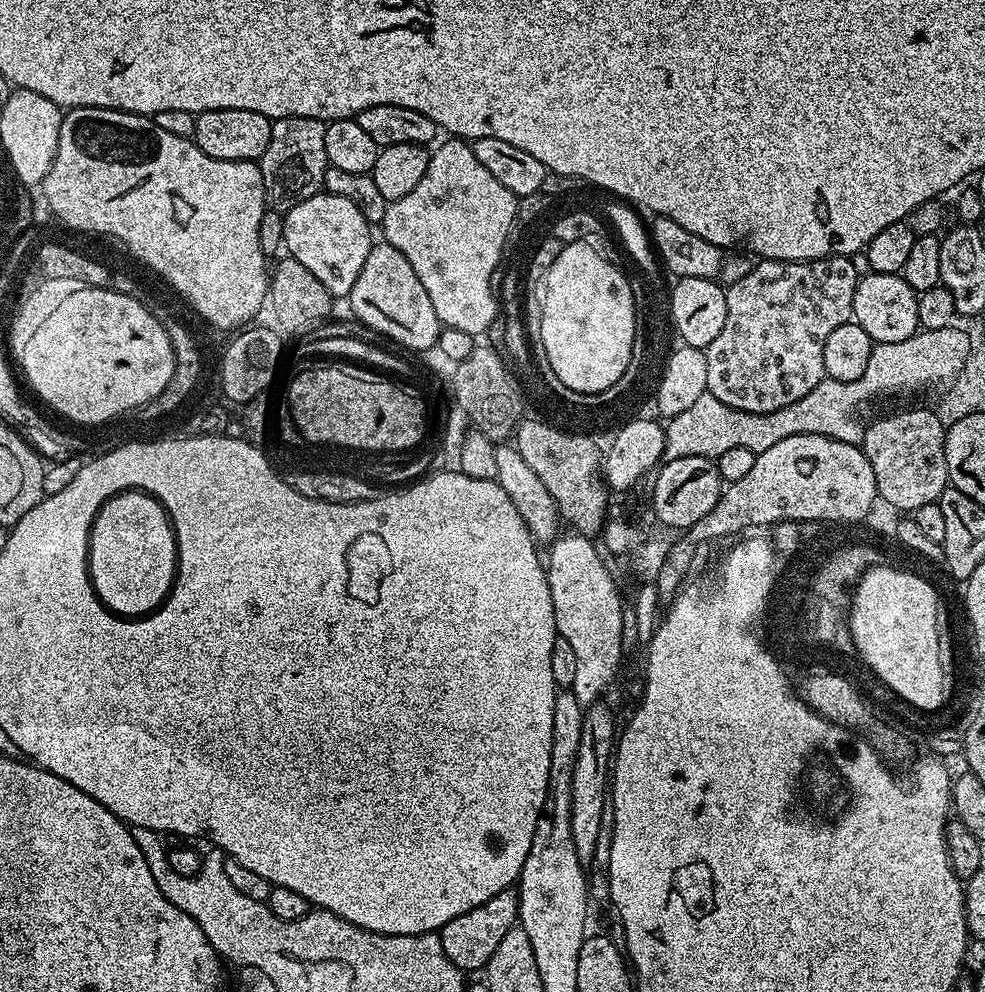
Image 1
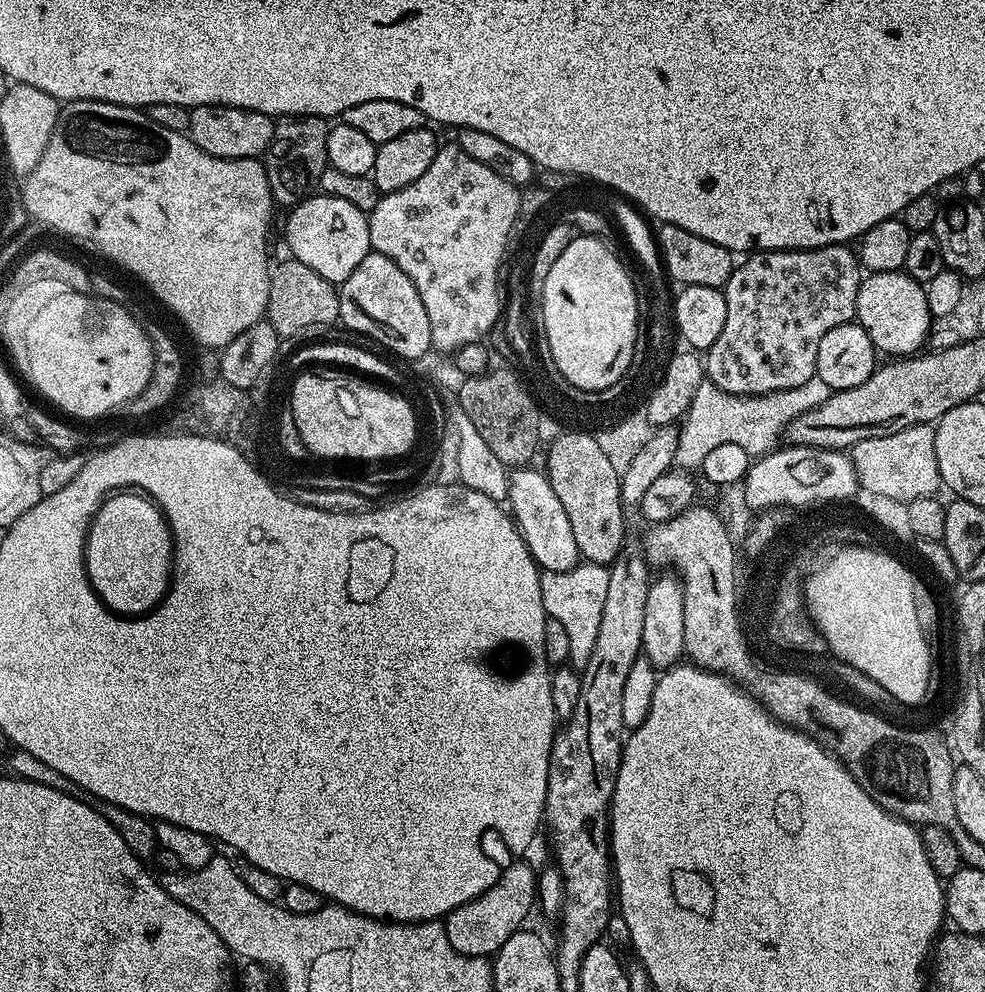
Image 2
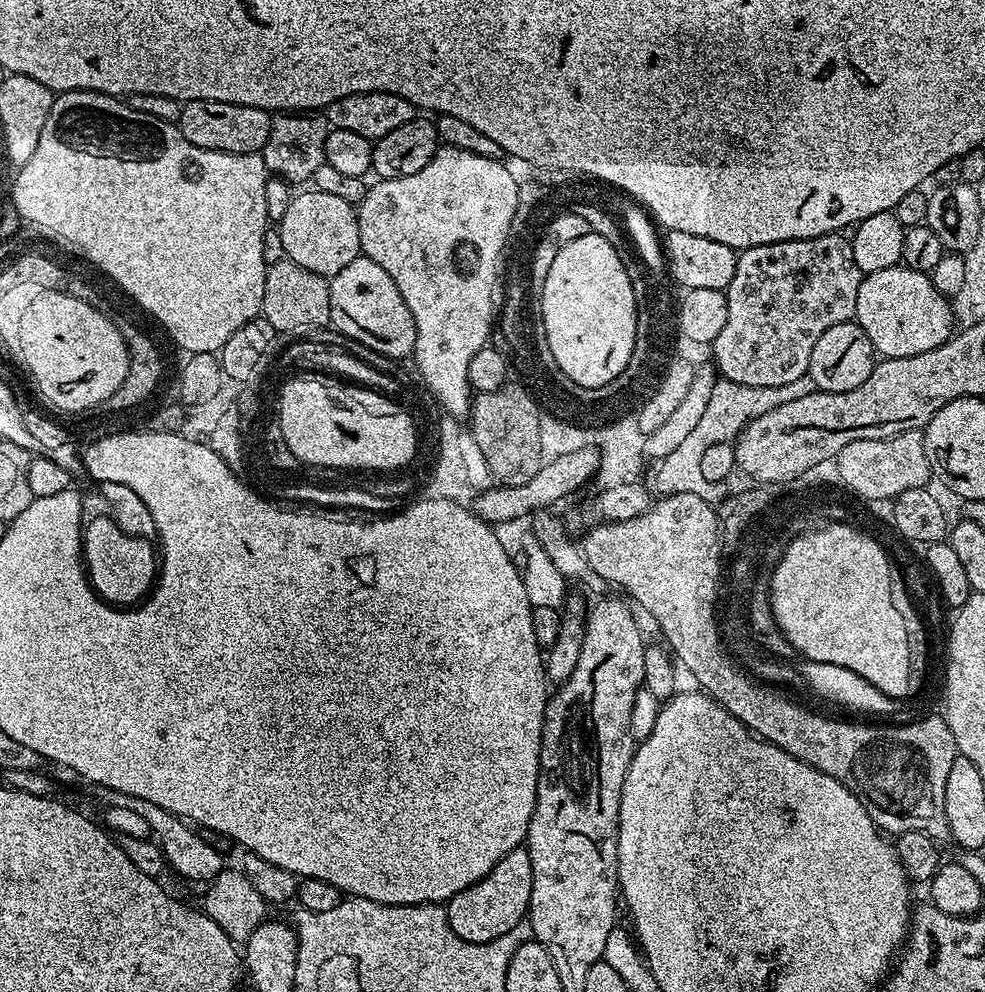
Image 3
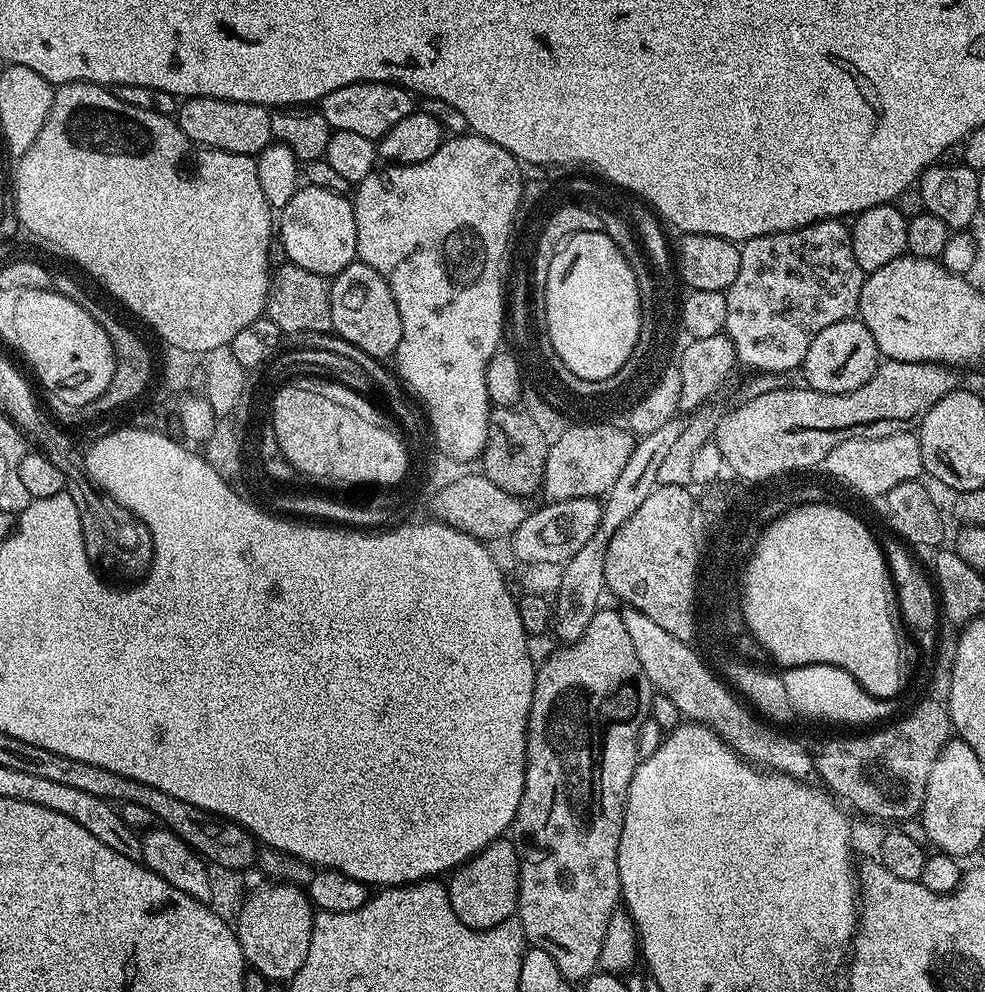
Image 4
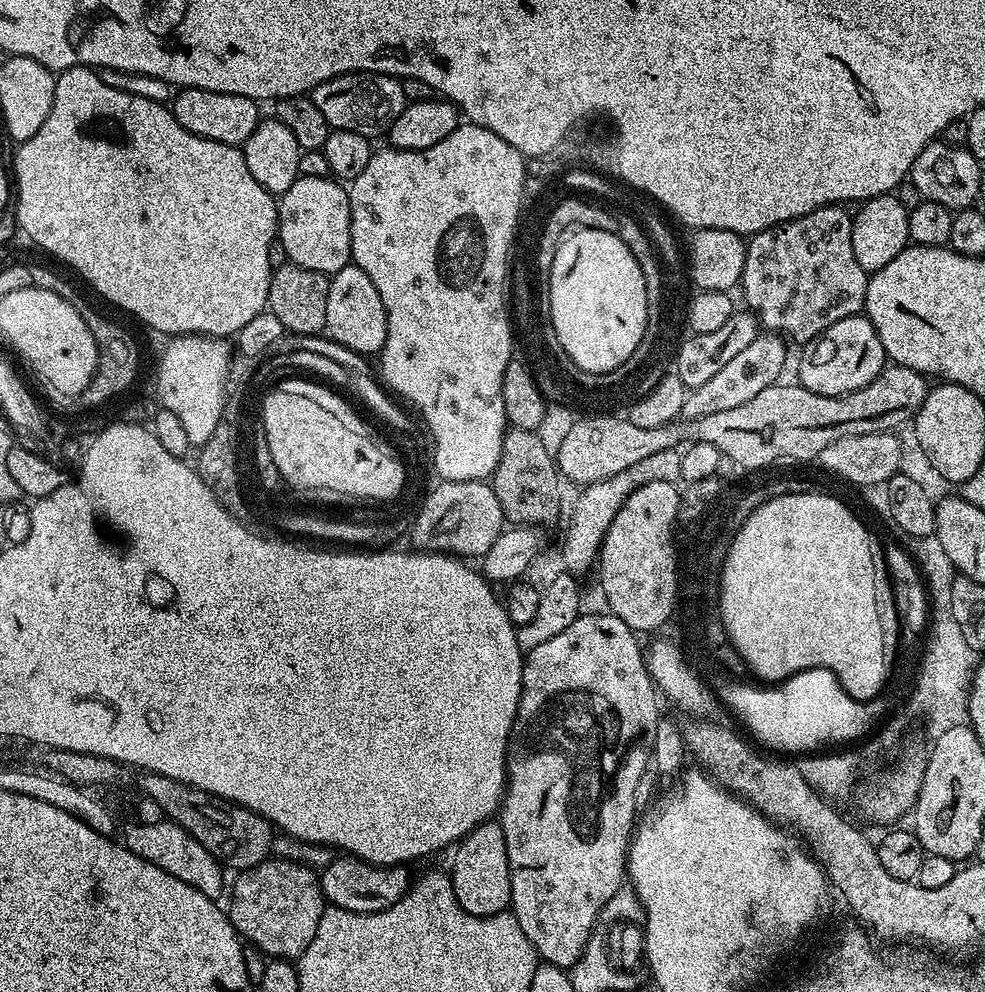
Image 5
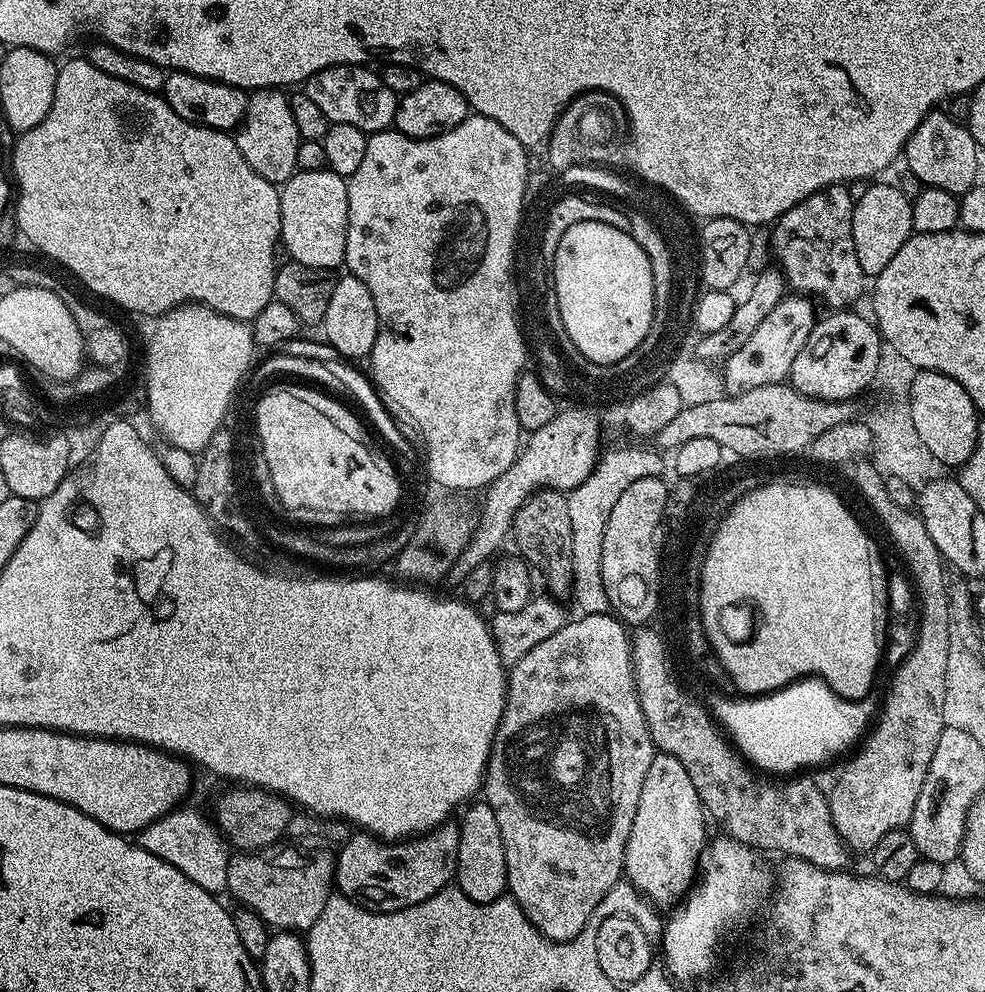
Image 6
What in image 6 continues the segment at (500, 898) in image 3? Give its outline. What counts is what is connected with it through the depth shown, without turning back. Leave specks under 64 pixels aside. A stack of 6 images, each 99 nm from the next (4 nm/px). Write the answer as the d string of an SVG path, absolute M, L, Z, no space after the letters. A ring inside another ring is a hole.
M472 802L463 809L464 817L458 820L458 858L456 859L455 887L479 904L489 904L505 895L508 886L506 850L502 846L502 830L498 830L498 818L486 802Z

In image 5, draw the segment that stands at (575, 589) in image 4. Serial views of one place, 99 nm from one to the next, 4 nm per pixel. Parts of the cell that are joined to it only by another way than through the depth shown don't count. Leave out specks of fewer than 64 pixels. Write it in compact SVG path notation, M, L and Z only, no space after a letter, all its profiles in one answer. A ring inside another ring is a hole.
M764 332L748 345L746 350L739 352L724 368L696 388L691 389L684 398L681 417L684 420L697 420L707 414L730 410L754 398L759 391L768 389L770 385L781 379L781 372L786 364L786 346L783 337L775 333Z

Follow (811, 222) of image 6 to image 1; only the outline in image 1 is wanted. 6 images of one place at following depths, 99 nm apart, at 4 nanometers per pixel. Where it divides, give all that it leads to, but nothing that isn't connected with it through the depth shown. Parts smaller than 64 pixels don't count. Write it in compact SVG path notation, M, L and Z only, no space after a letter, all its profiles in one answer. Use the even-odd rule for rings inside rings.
M827 256L817 260L766 260L753 263L744 278L727 285L726 326L706 349L708 391L734 410L770 414L806 398L818 382L825 379L824 347L826 338L838 326L852 320L854 290L858 271L847 256Z

